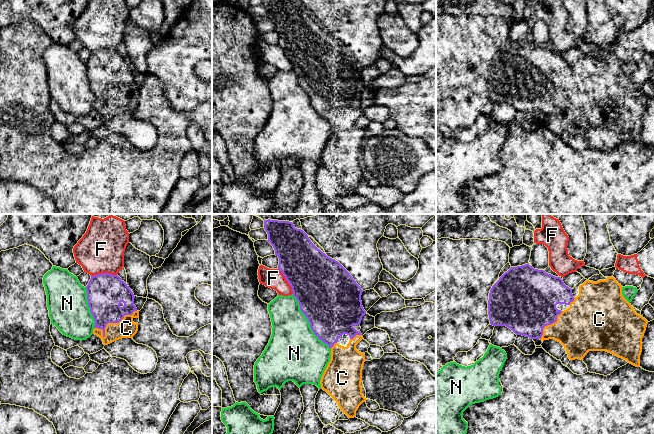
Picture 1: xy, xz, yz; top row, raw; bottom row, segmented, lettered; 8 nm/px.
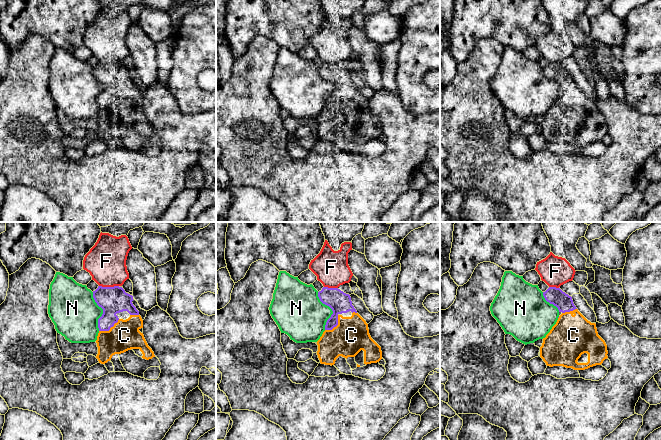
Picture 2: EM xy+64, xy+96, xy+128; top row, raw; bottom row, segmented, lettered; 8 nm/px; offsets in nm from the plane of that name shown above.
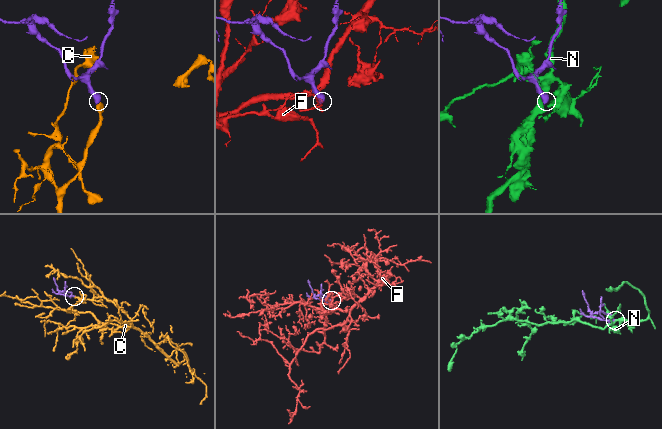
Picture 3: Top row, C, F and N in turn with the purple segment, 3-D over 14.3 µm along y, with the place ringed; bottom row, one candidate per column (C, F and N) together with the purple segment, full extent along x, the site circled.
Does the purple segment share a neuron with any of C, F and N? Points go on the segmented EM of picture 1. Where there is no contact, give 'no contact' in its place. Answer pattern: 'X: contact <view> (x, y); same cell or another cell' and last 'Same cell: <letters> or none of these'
C: contact xy (114, 322); same cell
F: contact xy (103, 273); another cell
N: contact xz (309, 322); another cell
Same cell: C

